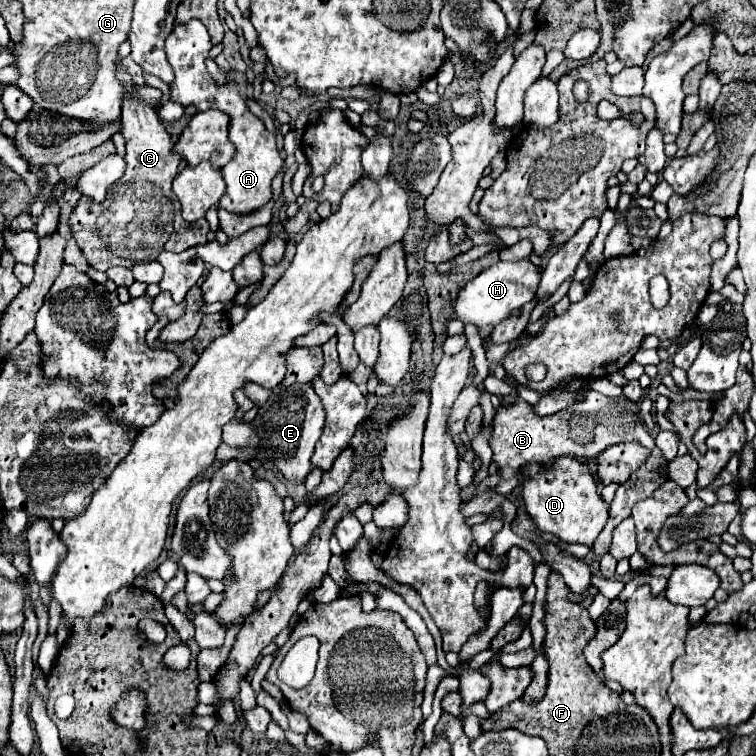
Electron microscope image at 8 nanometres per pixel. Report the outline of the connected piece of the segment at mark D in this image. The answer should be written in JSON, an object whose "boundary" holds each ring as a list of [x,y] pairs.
{"boundary":[[[570,456],[554,460],[548,468],[540,464],[528,464],[522,468],[522,494],[528,514],[542,532],[550,532],[566,544],[580,542],[592,546],[602,532],[608,520],[608,506],[600,498],[598,490],[600,482],[596,474],[592,474],[586,464]]]}

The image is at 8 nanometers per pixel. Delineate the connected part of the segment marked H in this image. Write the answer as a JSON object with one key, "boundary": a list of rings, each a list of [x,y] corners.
{"boundary":[[[526,260],[498,262],[498,264],[482,270],[474,280],[470,280],[462,288],[462,292],[458,292],[458,296],[452,304],[454,318],[458,318],[462,324],[472,324],[476,328],[498,326],[506,318],[510,318],[512,310],[520,310],[522,304],[526,304],[534,298],[538,280],[540,280],[540,272],[532,262],[526,262]]]}

